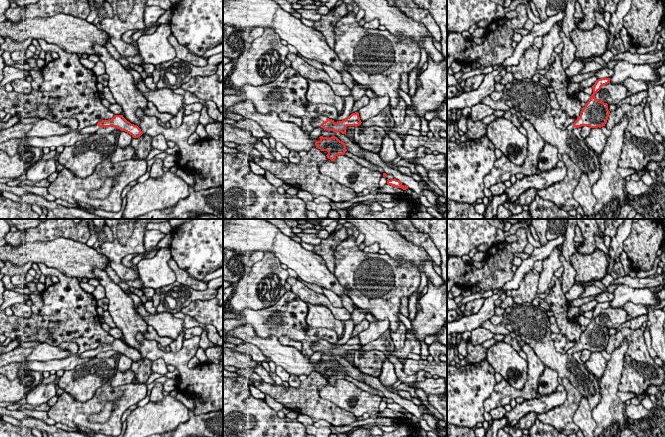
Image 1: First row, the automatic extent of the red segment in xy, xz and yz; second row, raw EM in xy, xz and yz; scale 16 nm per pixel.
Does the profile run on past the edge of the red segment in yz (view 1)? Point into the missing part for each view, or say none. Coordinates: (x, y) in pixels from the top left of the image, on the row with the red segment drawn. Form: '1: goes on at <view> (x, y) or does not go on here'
1: does not go on here

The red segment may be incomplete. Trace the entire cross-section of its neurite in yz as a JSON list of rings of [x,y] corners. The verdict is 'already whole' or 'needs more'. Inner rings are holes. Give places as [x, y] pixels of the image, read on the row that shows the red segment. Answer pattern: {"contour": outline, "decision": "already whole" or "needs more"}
{"contour": [[[601,78],[595,82],[592,86],[593,94],[591,95],[590,100],[582,108],[580,116],[573,123],[574,127],[589,126],[590,128],[601,128],[605,126],[610,114],[608,104],[597,100],[595,94],[602,86],[608,83],[610,83],[610,78]]], "decision": "already whole"}

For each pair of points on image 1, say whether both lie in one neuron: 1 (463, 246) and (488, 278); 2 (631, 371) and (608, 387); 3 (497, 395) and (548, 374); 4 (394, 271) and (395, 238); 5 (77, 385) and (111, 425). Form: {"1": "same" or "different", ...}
{"1": "different", "2": "different", "3": "different", "4": "different", "5": "different"}

